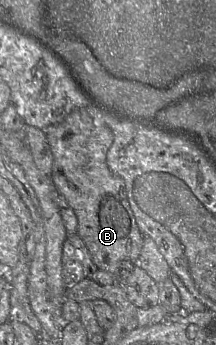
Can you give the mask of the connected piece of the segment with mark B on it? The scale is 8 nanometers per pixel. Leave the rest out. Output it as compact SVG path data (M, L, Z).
M79 108L79 110L70 113L61 123L49 126L42 129L46 135L47 142L50 146L52 156L53 156L53 166L50 173L51 180L56 187L58 193L65 201L66 206L71 208L75 213L78 221L78 226L76 230L76 235L81 238L86 249L88 250L94 265L101 271L106 271L116 277L116 283L118 281L119 273L122 269L131 269L135 264L137 264L137 259L141 253L144 235L140 232L138 225L135 220L135 216L130 208L126 192L124 181L117 175L113 174L106 163L106 156L109 148L111 147L114 139L112 130L104 124L94 124L92 118L86 112L86 108Z

